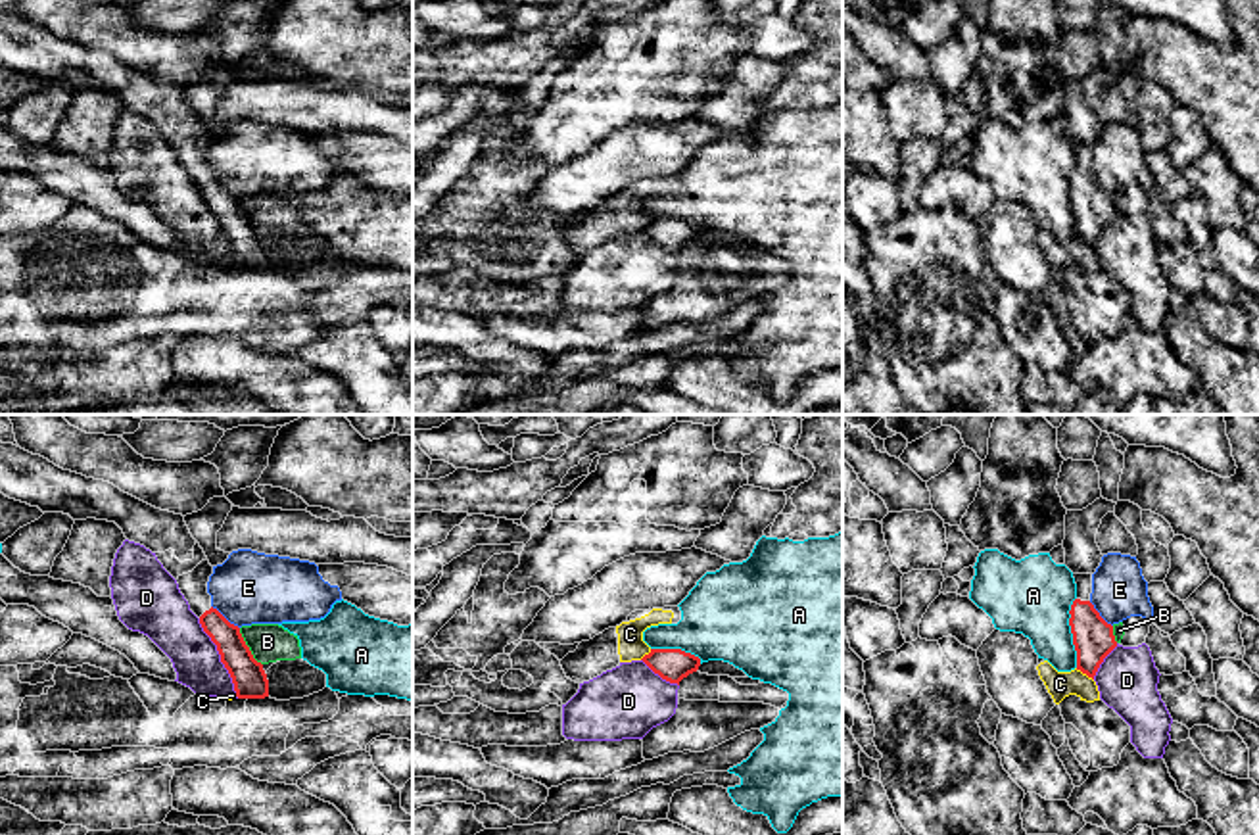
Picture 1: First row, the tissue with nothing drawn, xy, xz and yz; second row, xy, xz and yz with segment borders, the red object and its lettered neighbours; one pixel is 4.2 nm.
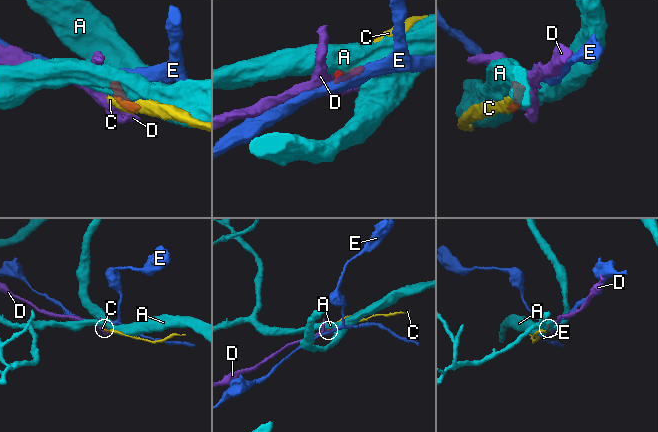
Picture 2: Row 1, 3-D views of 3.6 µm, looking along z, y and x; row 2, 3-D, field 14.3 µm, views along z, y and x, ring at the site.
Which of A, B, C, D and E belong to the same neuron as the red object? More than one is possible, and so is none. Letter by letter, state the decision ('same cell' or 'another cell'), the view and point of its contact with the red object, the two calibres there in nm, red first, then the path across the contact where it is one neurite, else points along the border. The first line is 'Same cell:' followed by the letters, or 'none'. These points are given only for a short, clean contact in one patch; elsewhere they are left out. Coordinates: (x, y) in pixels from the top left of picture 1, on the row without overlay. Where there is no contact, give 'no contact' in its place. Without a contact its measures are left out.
Same cell: none
A: another cell; contact yz (1071, 202); calibres 170 and 320 nm
B: another cell; contact xy (248, 217); calibres 140 and 160 nm; border xy (238, 198), (250, 223), (261, 235)
C: another cell; contact yz (1085, 242); calibres 170 and 110 nm; border yz (1075, 238), (1092, 250)
D: another cell; contact xy (221, 229); calibres 140 and 200 nm; border xy (198, 189), (215, 215), (238, 267)
E: another cell; contact xy (223, 187); calibres 130 and 300 nm; border xy (212, 175), (238, 198)

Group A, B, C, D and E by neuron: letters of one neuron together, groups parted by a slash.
A / B / C / D / E

